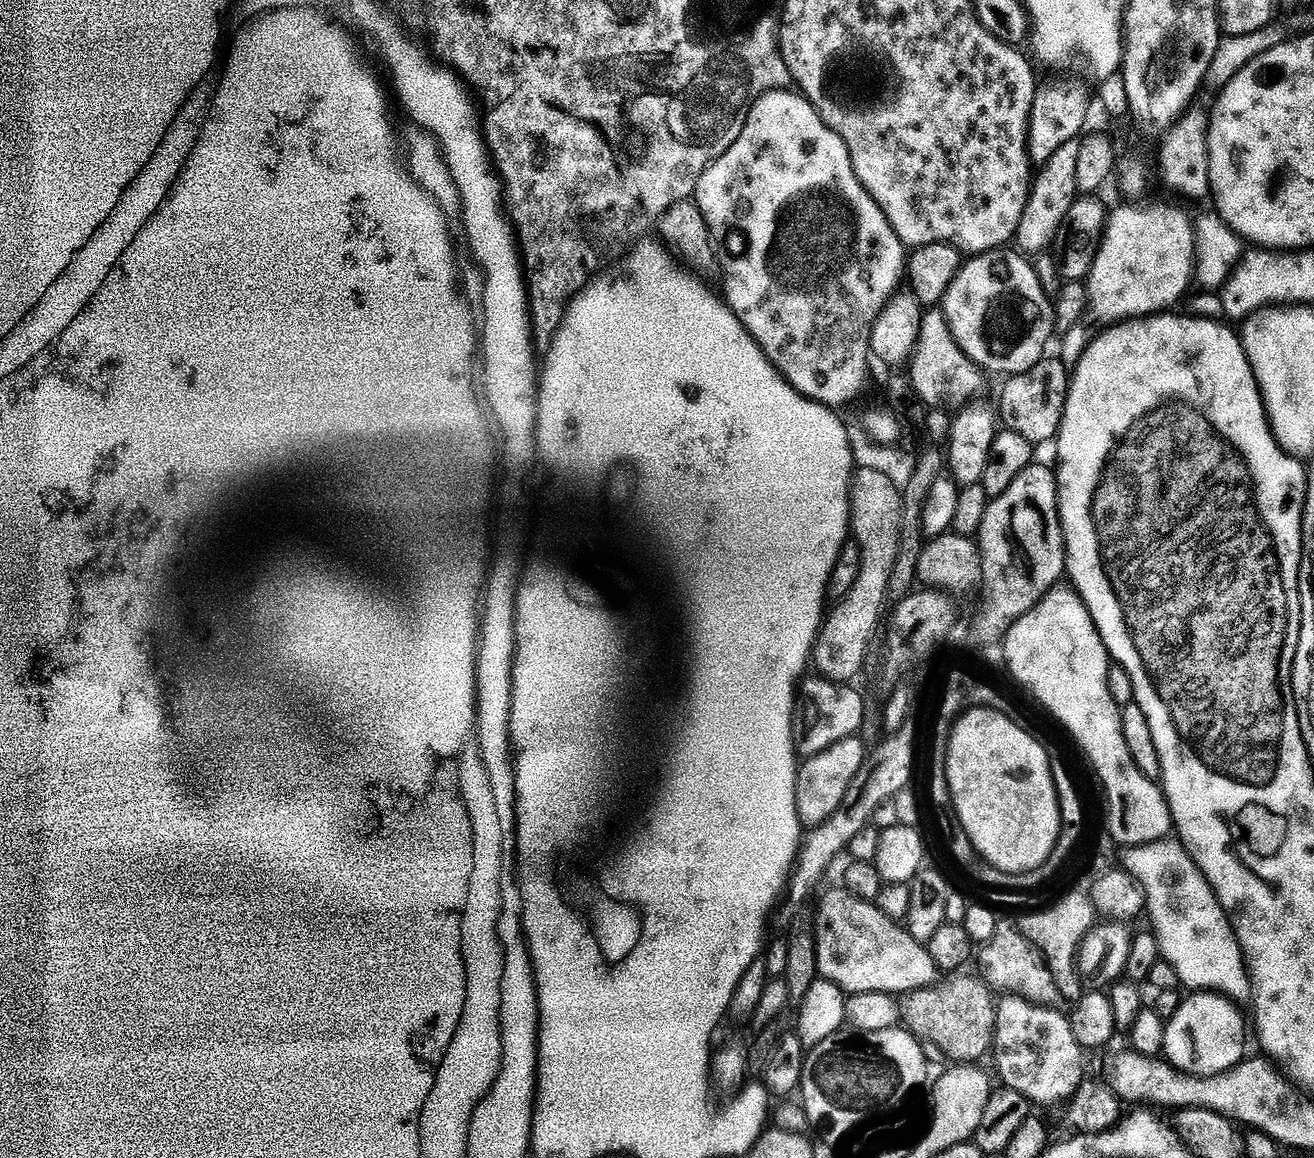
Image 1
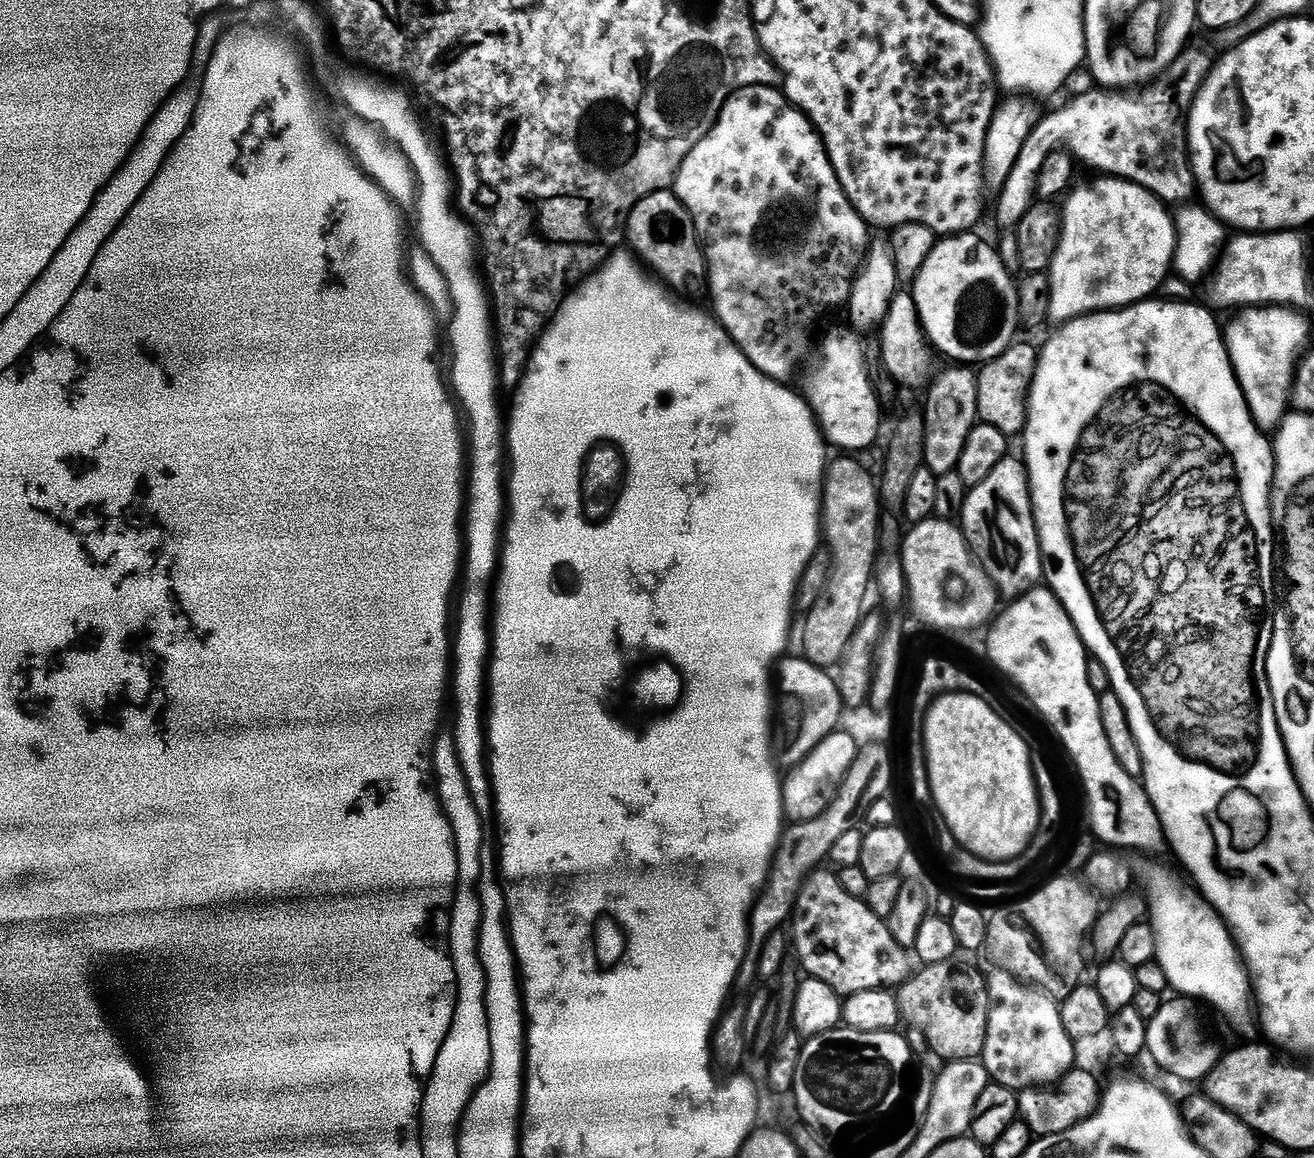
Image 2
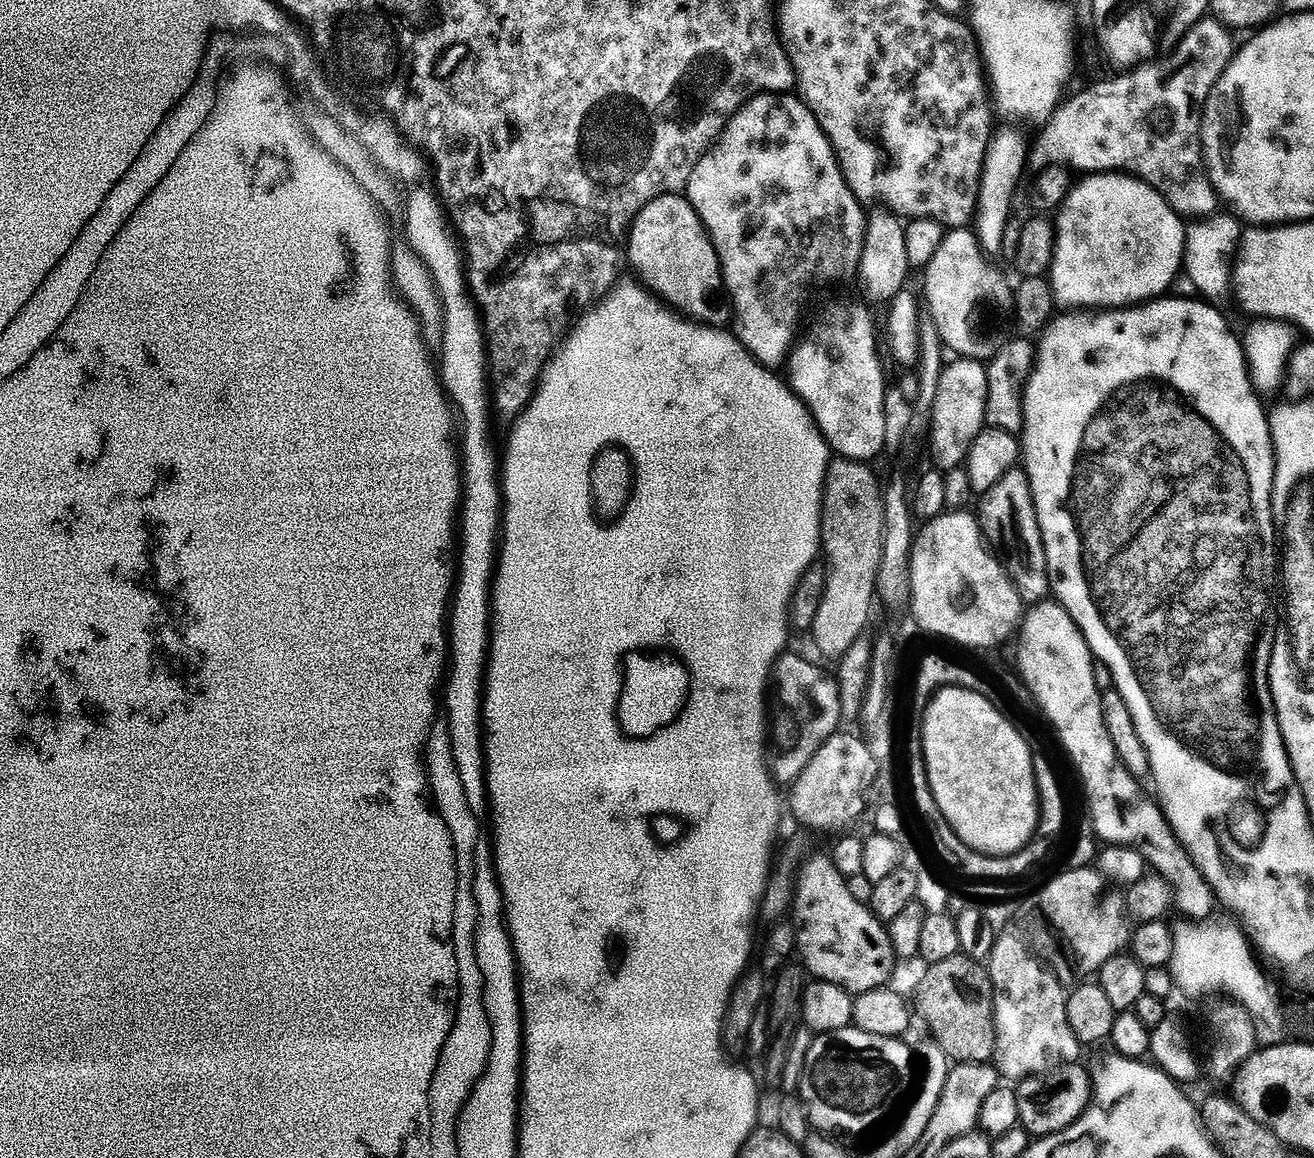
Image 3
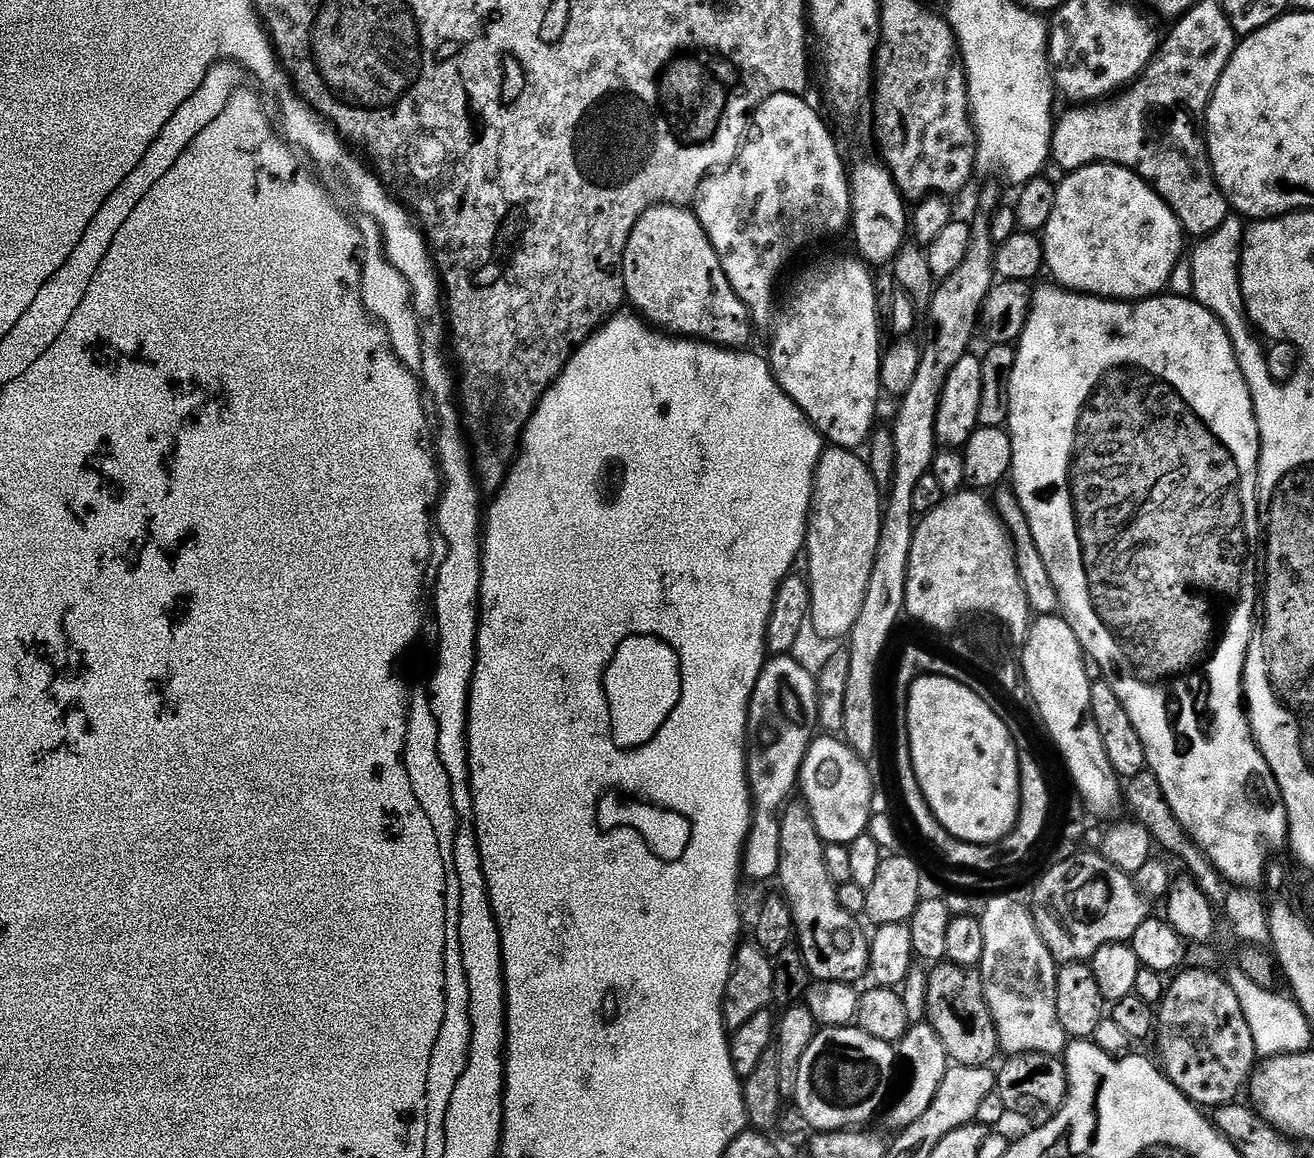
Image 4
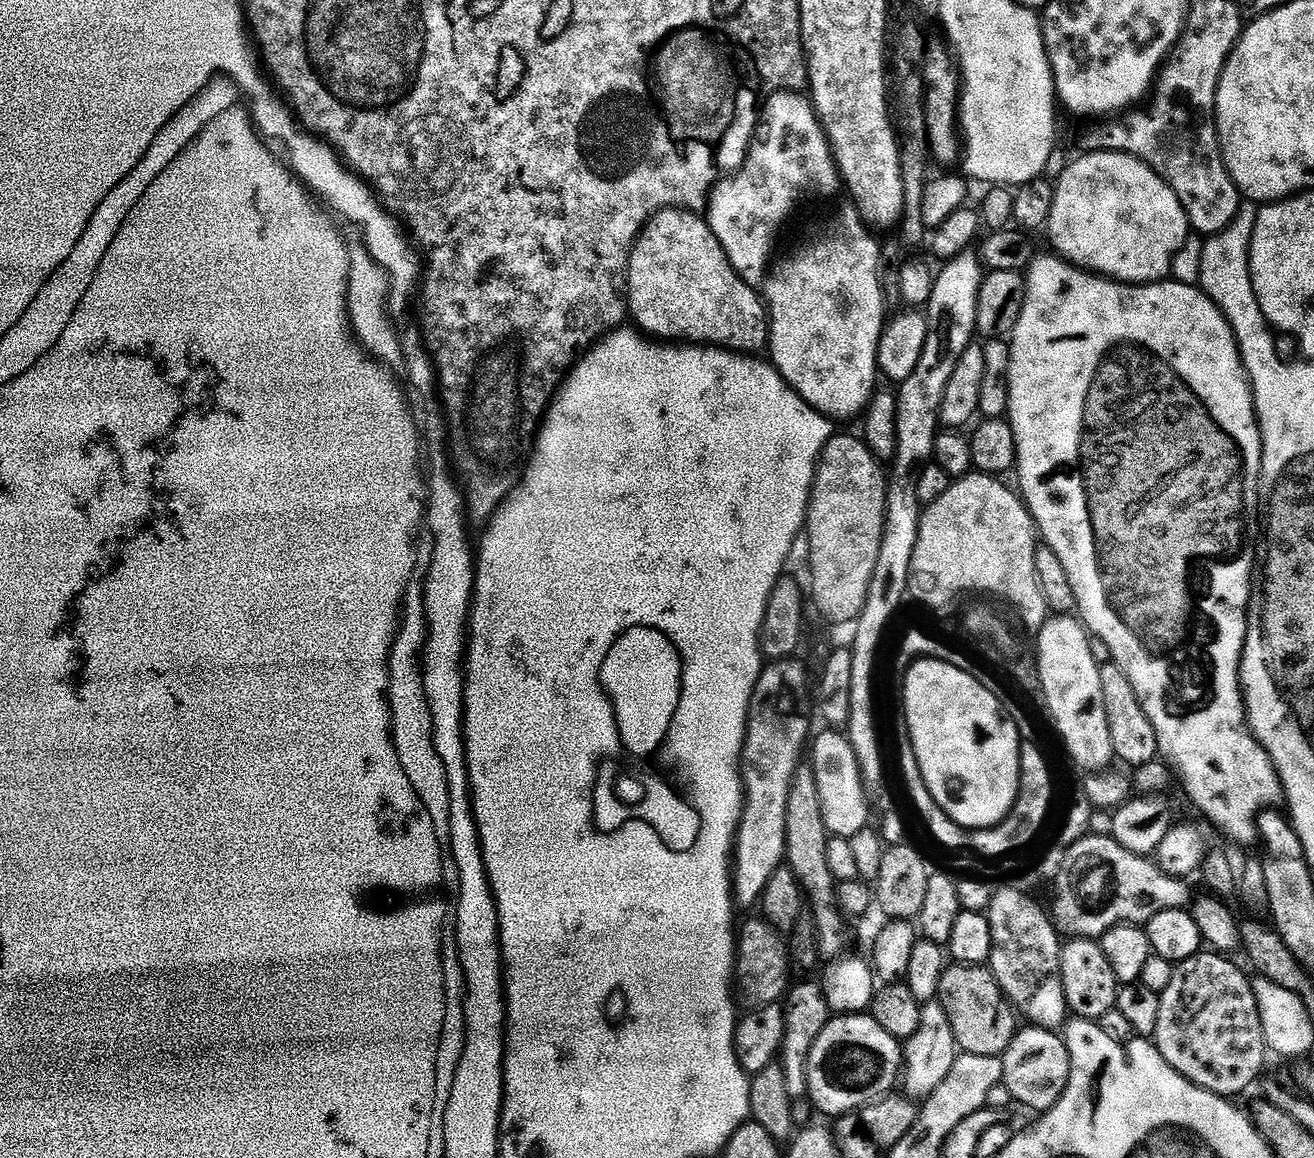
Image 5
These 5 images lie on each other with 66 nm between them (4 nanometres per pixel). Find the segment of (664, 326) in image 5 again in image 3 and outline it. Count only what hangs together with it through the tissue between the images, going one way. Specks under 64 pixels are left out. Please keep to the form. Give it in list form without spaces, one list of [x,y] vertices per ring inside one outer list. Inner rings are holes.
[[[683,195],[659,196],[639,209],[632,223],[628,258],[631,271],[640,275],[639,283],[679,315],[709,326],[723,325],[727,316],[729,319],[729,305],[716,300],[724,288],[716,248]]]

